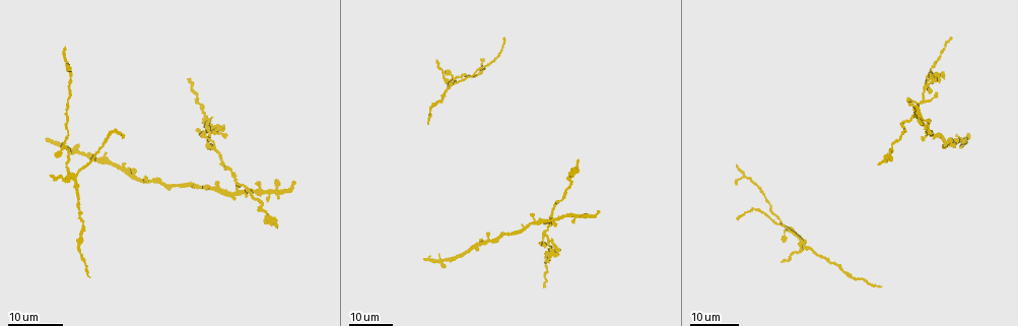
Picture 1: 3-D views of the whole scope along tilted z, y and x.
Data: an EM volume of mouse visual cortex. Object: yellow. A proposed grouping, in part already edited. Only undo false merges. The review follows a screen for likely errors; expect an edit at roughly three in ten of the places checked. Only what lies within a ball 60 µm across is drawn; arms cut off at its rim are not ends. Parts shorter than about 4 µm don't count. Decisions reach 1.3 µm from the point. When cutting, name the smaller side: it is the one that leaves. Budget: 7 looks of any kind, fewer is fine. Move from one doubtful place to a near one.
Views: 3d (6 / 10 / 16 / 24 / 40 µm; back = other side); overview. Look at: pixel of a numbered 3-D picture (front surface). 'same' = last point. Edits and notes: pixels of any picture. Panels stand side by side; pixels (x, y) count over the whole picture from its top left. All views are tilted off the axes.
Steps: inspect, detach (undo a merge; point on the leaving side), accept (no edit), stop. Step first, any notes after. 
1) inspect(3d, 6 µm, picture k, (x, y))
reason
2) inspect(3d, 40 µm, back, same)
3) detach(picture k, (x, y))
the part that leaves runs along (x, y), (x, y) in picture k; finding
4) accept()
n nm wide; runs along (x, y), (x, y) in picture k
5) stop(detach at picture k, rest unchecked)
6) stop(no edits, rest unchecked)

inspect(3d, 24 µm, picture 1, (803, 243))
four arms meet

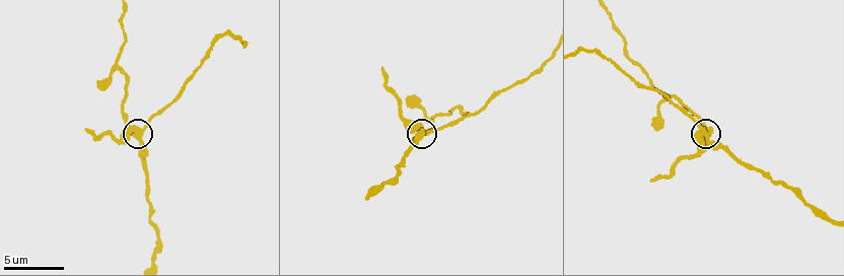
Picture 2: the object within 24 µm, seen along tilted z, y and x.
inspect(3d, 10 µm, picture 2, (707, 133))

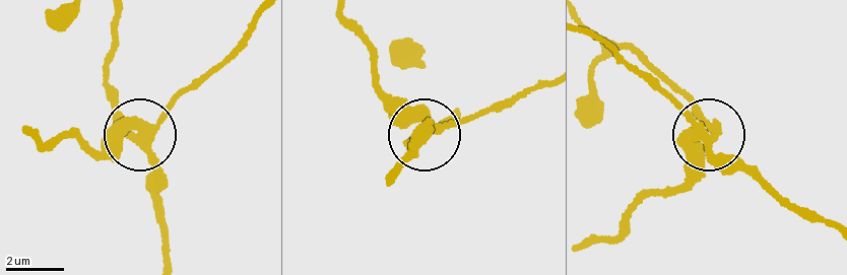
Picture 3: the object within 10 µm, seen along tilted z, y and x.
detach(picture 3, (110, 152))
side arm 19 µm; 4 arms; a second neuron is stuck on

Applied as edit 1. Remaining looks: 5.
inspect(overview)

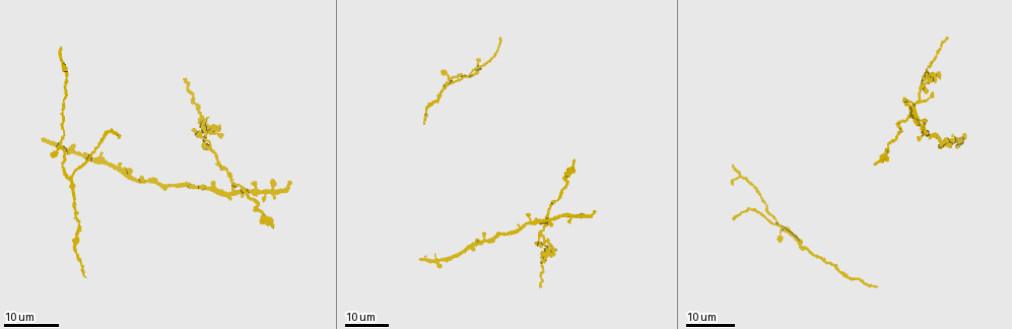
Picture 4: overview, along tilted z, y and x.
inspect(3d, 16 µm, picture 4, (949, 145))
side arm on a straight run

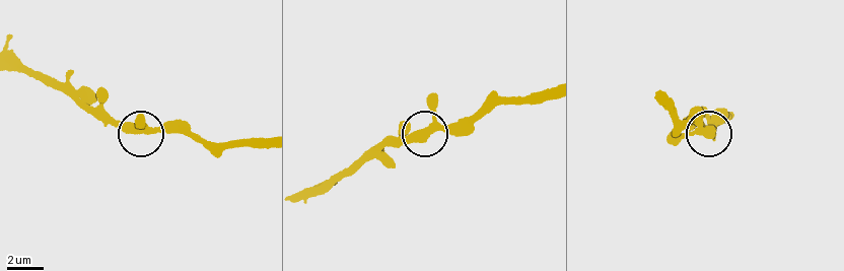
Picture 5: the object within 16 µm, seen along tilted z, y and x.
inspect(3d, 10 µm, picture 5, (151, 130))

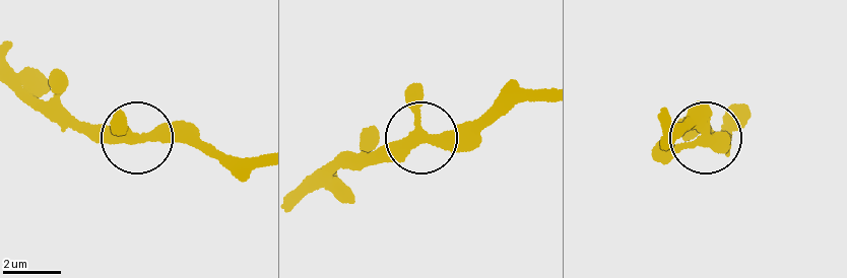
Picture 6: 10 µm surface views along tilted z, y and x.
accept()
330 nm wide; one neuron here

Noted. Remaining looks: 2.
inspect(3d, 24 µm, picture 4, (549, 241))
four or more arms meet

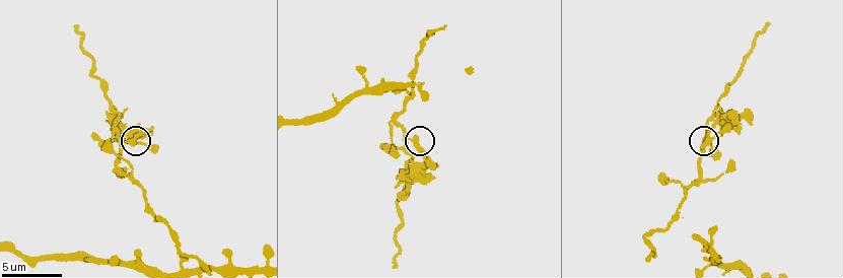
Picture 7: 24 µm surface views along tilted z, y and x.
inspect(3d, 6 µm, picture 7, (134, 141))
zoom in

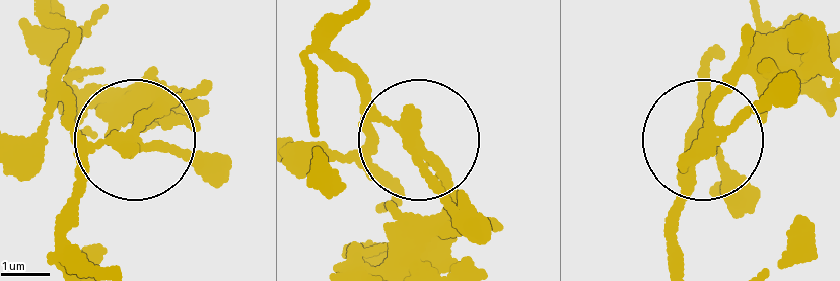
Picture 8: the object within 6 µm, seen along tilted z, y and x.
detach(picture 8, (163, 114))
a second neuron is stuck on

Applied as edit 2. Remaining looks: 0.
stop(detach at picture 3, detach at picture 8, rest unchecked)

